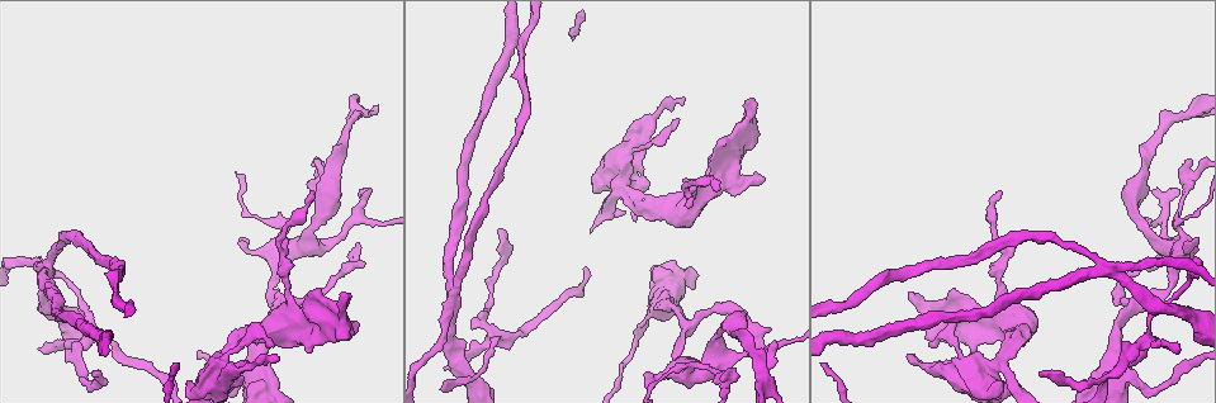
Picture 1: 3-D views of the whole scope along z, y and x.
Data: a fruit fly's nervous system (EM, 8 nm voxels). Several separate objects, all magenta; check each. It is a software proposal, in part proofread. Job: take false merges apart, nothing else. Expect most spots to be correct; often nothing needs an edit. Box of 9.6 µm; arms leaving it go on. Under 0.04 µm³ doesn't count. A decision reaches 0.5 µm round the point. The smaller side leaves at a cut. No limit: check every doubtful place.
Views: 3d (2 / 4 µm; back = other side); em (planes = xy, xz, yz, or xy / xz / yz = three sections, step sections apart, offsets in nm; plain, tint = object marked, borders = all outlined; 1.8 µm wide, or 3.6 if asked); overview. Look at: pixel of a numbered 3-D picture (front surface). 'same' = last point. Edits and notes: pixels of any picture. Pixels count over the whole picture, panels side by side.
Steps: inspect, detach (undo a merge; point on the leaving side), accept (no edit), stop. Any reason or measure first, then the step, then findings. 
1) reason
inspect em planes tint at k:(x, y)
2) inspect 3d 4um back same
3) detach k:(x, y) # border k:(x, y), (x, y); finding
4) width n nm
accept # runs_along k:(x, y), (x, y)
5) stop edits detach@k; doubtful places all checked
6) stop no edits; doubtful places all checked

sudden change in width
inspect em yz step 16 tint at 1:(634, 198)

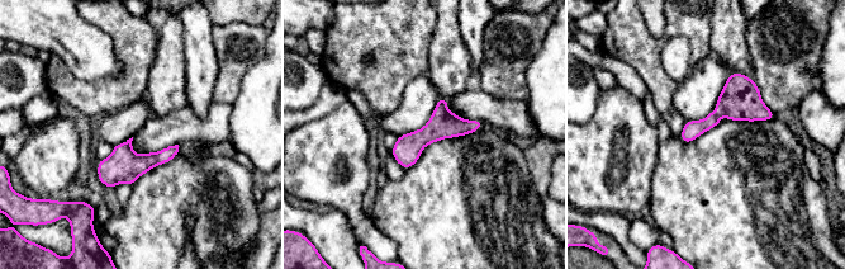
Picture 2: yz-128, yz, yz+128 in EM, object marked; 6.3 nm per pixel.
another direction
inspect em planes tint same

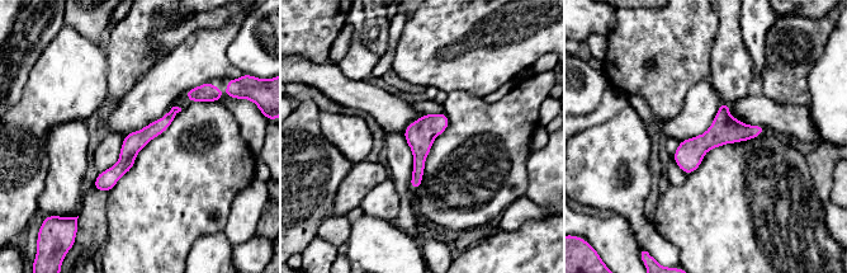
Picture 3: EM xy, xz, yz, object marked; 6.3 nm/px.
accept # runs_along 3:(175, 109), (99, 187); continuous, no second cell

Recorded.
three-way junction
inspect em 3.6um xy step 16 tint at 1:(990, 372)

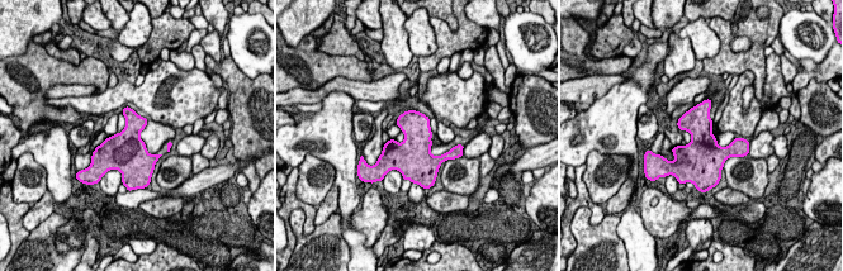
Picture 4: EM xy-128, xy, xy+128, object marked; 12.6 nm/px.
width 280 nm
accept # all the same cell

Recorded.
inspect em planes plain at 1:(1109, 267)

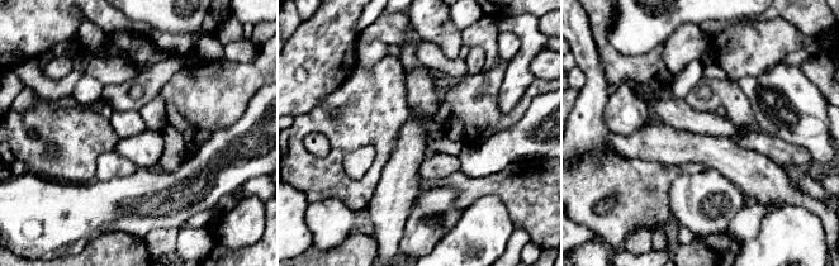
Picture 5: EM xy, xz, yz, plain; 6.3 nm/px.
inspect em planes tint same

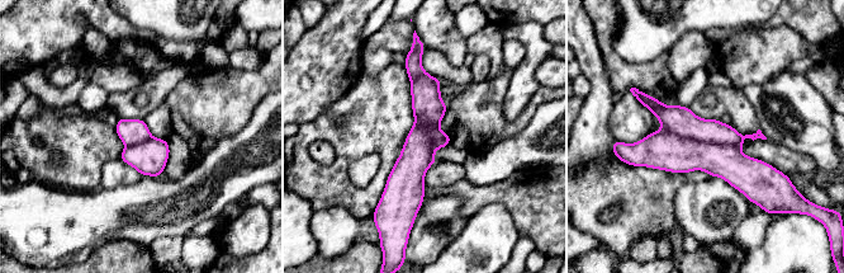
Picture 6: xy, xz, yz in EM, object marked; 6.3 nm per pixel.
width 220 nm
accept # runs_along 6:(411, 65), (423, 86), (412, 215); one cell here

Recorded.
stop no edits; doubtful places all checked

